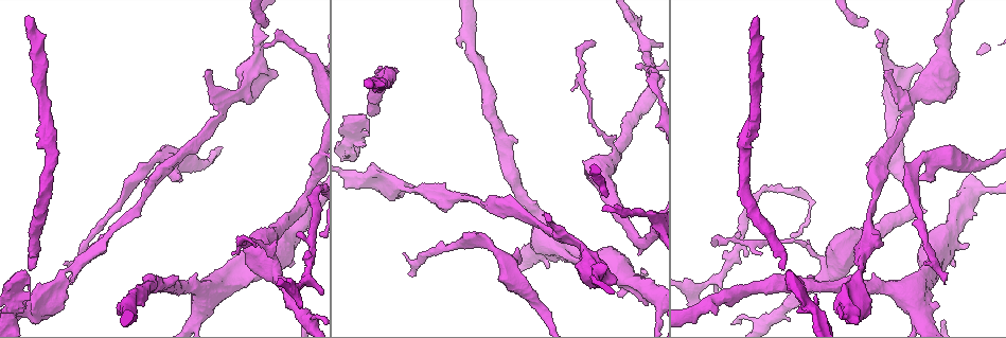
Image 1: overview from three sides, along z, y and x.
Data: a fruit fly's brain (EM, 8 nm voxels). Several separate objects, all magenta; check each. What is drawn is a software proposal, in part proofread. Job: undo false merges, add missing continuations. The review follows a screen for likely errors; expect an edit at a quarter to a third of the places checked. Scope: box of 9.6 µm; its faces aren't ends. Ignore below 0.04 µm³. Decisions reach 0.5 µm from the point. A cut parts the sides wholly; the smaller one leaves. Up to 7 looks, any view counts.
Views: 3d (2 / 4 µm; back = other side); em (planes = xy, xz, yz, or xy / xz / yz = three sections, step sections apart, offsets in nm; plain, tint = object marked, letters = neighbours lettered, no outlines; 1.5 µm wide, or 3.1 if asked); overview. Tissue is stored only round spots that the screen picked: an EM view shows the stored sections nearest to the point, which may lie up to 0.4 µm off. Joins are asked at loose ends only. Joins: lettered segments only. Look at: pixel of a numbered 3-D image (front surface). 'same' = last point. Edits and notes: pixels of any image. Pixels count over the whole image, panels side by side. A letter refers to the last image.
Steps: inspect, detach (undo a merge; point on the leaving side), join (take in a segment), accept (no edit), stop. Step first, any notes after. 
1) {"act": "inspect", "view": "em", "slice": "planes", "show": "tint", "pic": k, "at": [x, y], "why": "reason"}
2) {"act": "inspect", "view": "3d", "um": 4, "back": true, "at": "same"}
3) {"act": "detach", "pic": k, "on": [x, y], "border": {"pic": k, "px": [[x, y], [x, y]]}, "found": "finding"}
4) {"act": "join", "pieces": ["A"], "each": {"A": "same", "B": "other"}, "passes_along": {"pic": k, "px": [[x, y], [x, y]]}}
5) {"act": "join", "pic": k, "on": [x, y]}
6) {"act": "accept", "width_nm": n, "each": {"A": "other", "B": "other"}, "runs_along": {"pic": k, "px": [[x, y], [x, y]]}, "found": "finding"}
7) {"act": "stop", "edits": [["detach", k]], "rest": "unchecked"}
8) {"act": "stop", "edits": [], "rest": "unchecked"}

{"act": "inspect", "view": "3d", "um": 2, "pic": 1, "at": [648, 91], "why": "thick turns thin"}

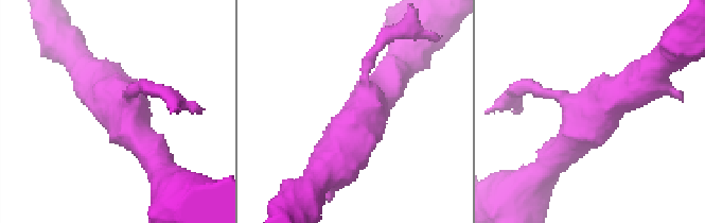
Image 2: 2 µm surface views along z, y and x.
{"act": "inspect", "view": "em", "slice": "xz", "step": 4, "show": "tint", "pic": 2, "at": [367, 108]}

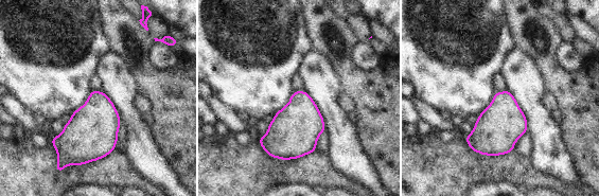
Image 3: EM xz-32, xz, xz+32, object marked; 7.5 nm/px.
{"act": "inspect", "view": "em", "slice": "planes", "show": "letters", "at": "same", "why": "cut it another way"}

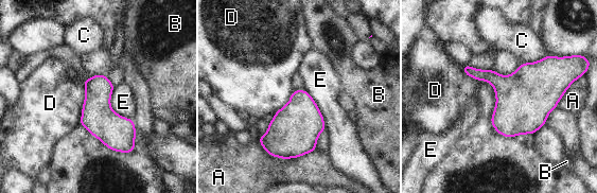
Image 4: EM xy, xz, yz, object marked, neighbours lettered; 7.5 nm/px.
{"act": "accept", "each": {"A": "other", "B": "other", "C": "other", "D": "other", "E": "other"}, "border": {"pic": 4, "px": [[84, 82], [85, 99], [78, 123]]}, "found": "one neuron here"}

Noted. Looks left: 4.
{"act": "inspect", "view": "3d", "um": 4, "pic": 1, "at": [641, 32], "why": "thin neck"}

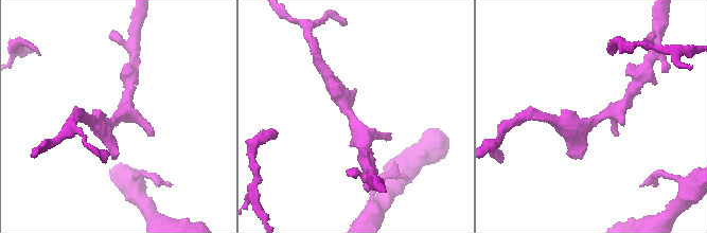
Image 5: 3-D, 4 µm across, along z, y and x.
{"act": "inspect", "view": "em", "slice": "planes", "show": "letters", "pic": 5, "at": [354, 118], "why": "now the EM"}

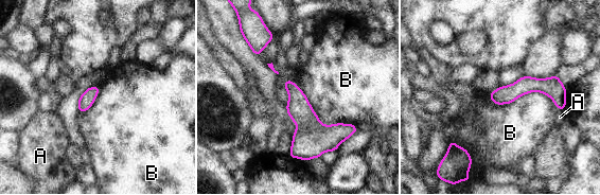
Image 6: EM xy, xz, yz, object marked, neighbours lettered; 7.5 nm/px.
{"act": "accept", "longest_contact_nm": ["B", 550], "each": {"A": "other", "B": "other"}, "found": "continuous, no second neuron"}

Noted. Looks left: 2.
{"act": "inspect", "view": "3d", "um": 4, "pic": 1, "at": [938, 305]}

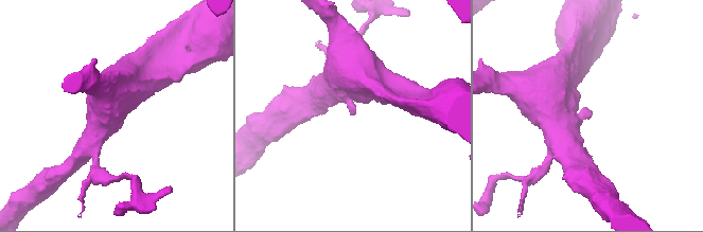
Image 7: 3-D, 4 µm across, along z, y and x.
{"act": "inspect", "view": "em", "slice": "planes", "show": "letters", "pic": 7, "at": [355, 112], "why": "shape alone is not enough"}

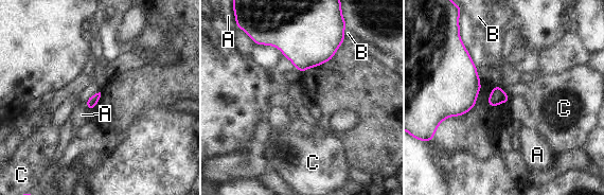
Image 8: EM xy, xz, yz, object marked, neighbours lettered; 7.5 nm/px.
{"act": "accept", "each": {"A": "other", "B": "other", "C": "other"}, "border": {"pic": 8, "px": [[85, 103], [91, 111]]}, "found": "none of them fits"}

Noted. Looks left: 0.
{"act": "stop", "edits": [], "rest": "unchecked"}

